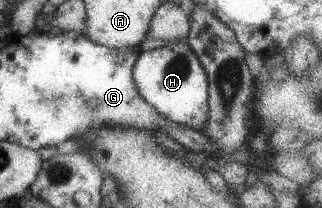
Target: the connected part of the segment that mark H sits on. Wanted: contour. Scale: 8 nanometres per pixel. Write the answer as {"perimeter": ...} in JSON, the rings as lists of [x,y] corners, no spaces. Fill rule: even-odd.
{"perimeter":[[[170,42],[163,47],[140,51],[133,65],[133,80],[143,100],[174,124],[201,131],[208,119],[208,76],[193,49],[183,42]]]}

